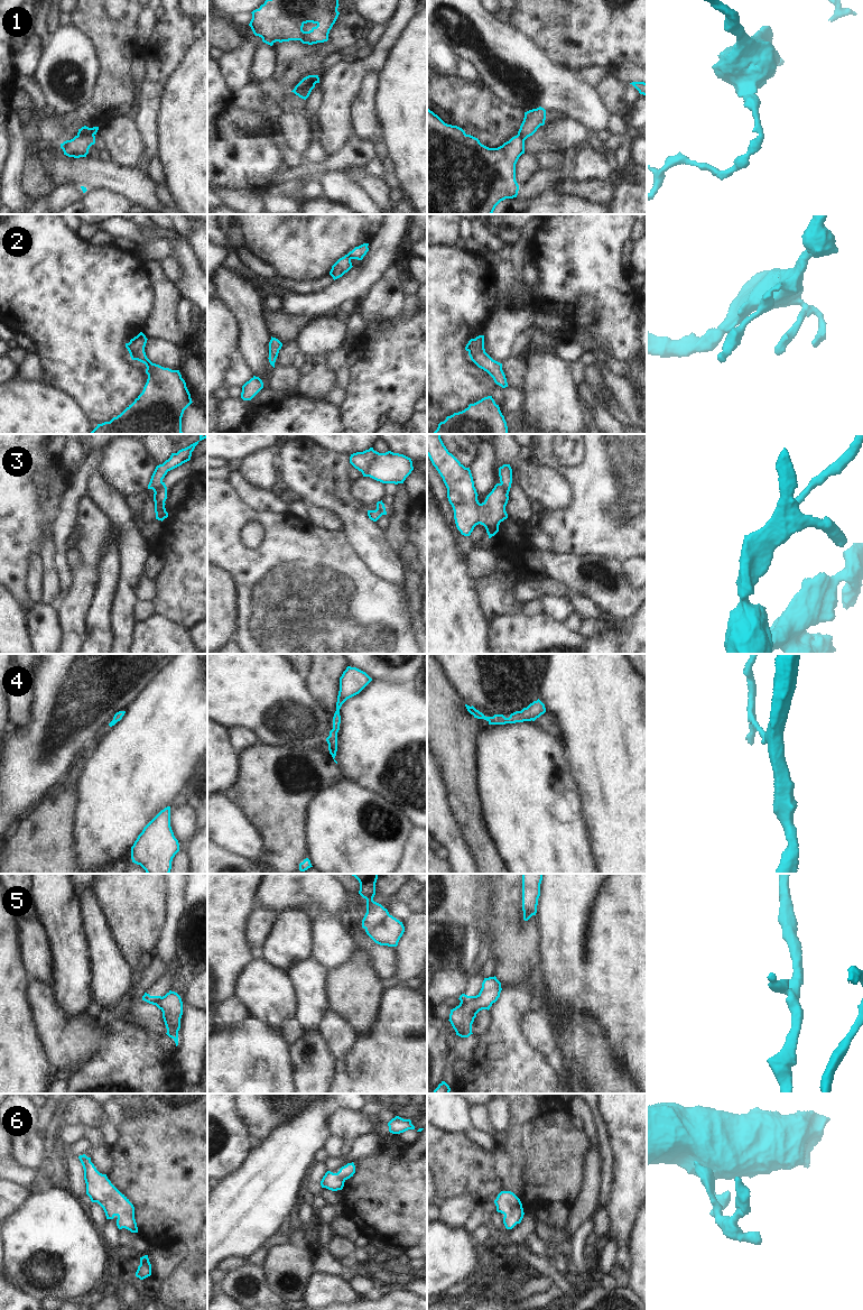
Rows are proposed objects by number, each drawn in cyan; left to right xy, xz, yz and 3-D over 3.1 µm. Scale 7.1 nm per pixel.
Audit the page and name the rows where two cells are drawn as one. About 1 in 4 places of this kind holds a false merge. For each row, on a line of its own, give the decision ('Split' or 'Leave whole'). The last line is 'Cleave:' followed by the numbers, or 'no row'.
1: Split
2: Split
3: Split
4: Leave whole
5: Split
6: Leave whole
Cleave: 1, 2, 3, 5

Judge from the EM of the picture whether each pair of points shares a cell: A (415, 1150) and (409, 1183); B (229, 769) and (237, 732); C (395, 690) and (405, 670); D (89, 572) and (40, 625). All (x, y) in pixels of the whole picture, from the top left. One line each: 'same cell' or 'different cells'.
A: different cells
B: different cells
C: different cells
D: different cells

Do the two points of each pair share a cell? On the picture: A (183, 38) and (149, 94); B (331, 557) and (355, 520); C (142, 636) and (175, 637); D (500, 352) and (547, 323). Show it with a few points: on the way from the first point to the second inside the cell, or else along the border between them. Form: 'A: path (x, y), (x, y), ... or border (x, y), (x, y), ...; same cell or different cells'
A: path (169, 52), (158, 67), (154, 81); same cell
B: border (341, 529), (352, 550), (361, 557); different cells
C: path (150, 637), (167, 637); same cell
D: path (504, 339), (522, 321), (534, 321); same cell

